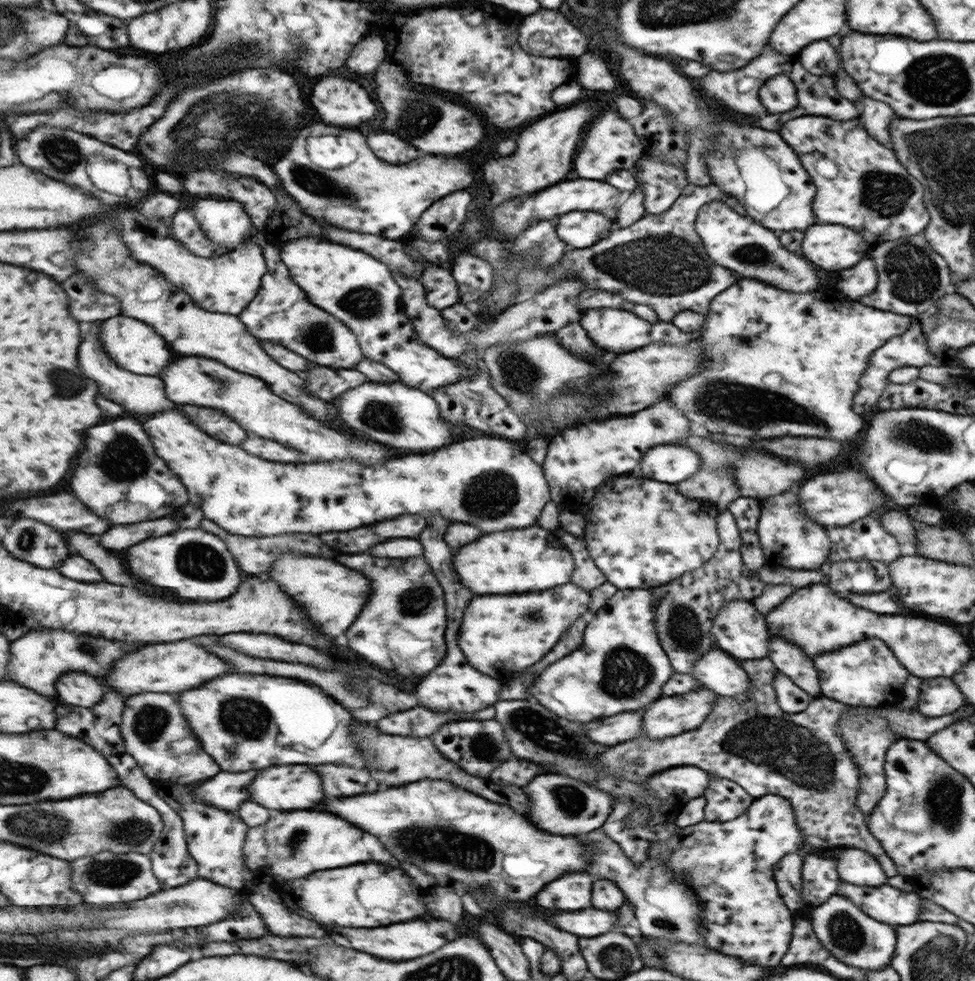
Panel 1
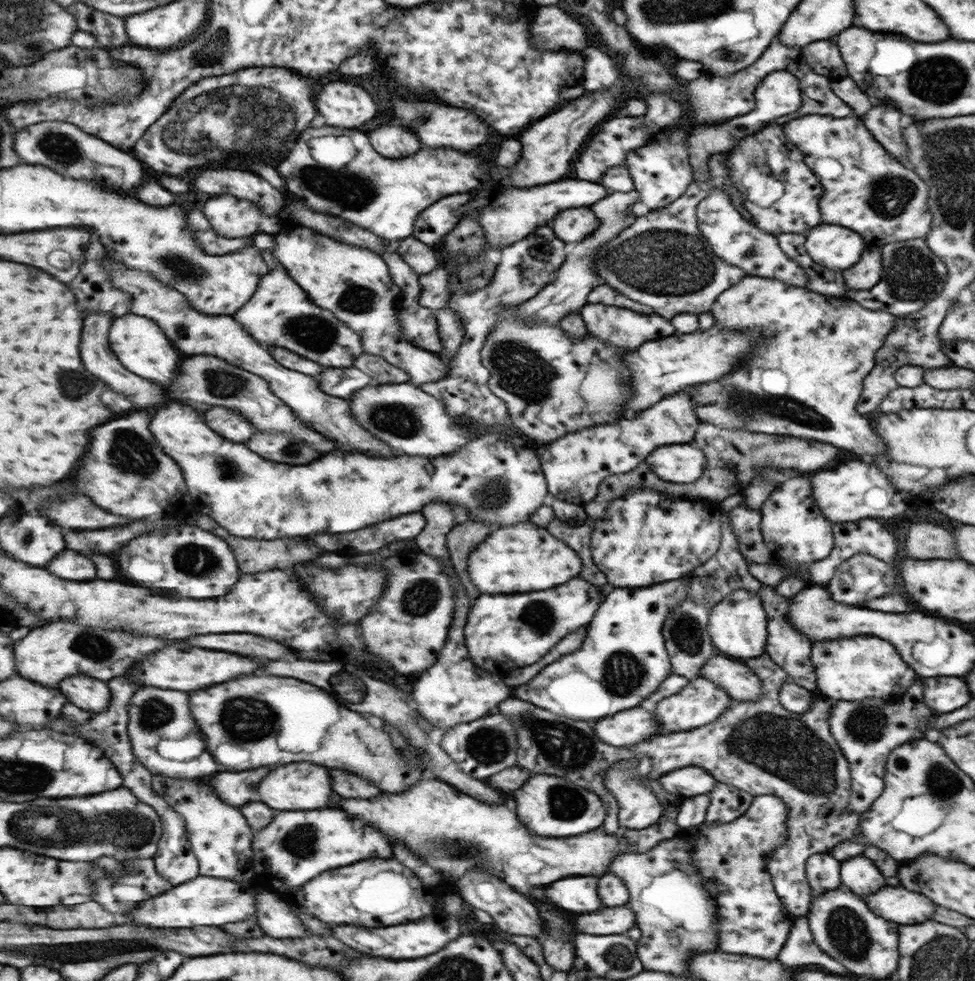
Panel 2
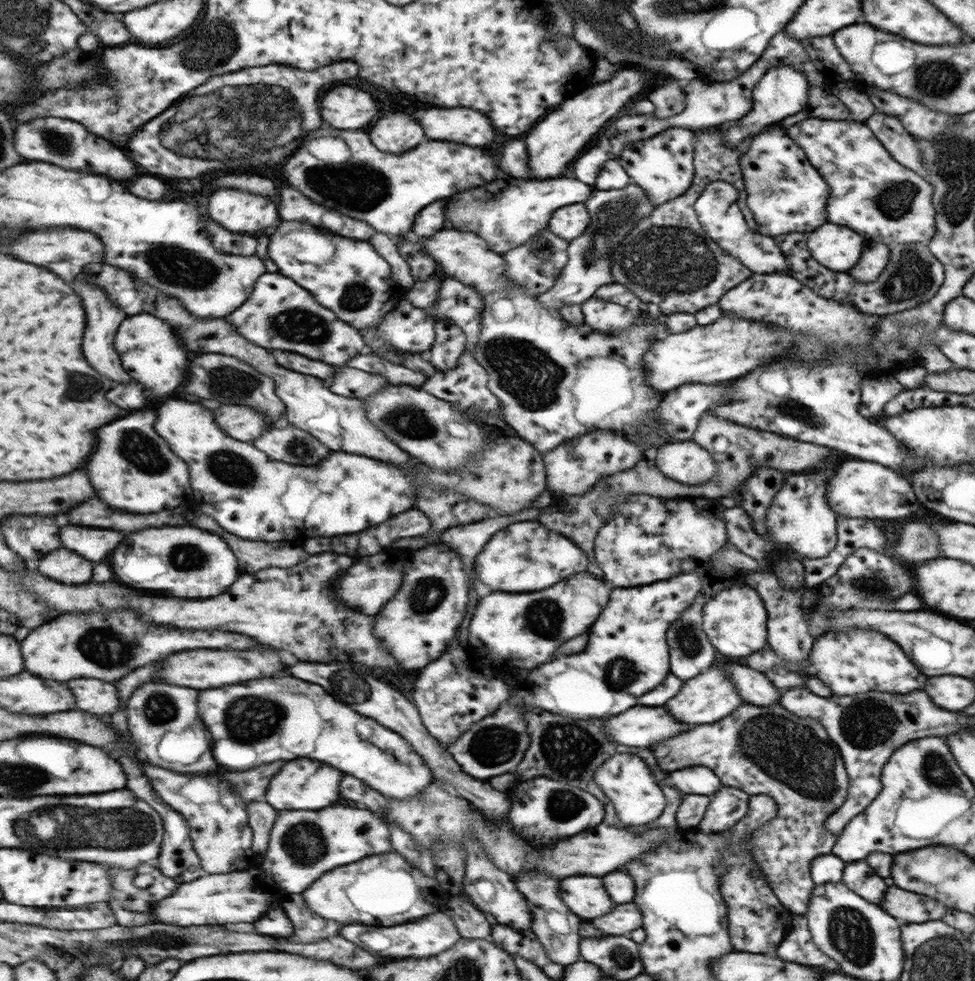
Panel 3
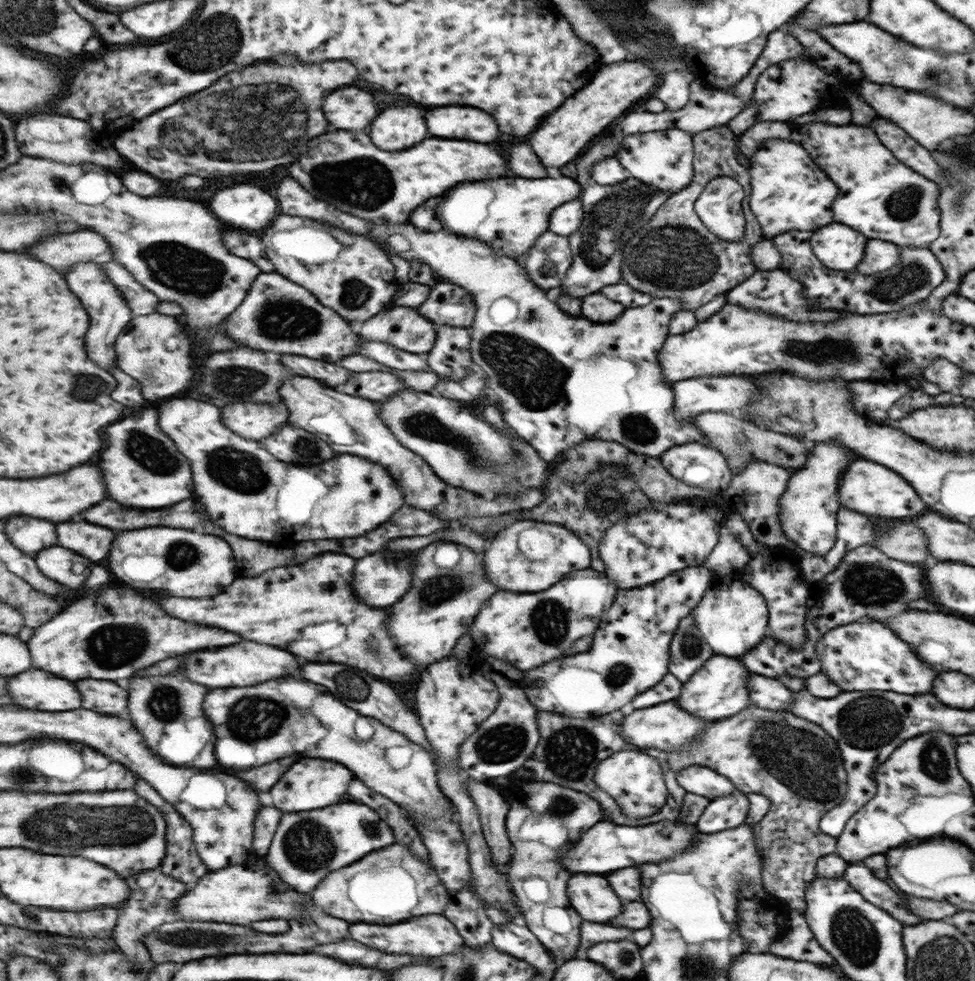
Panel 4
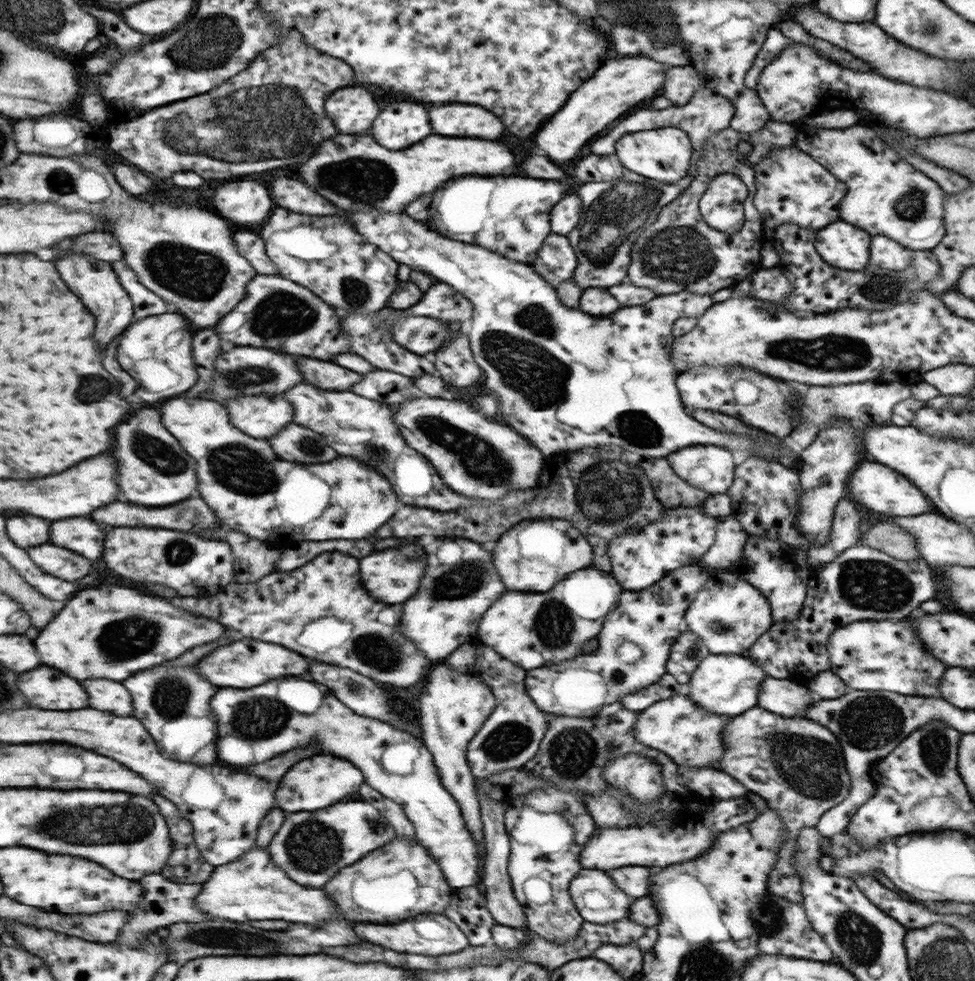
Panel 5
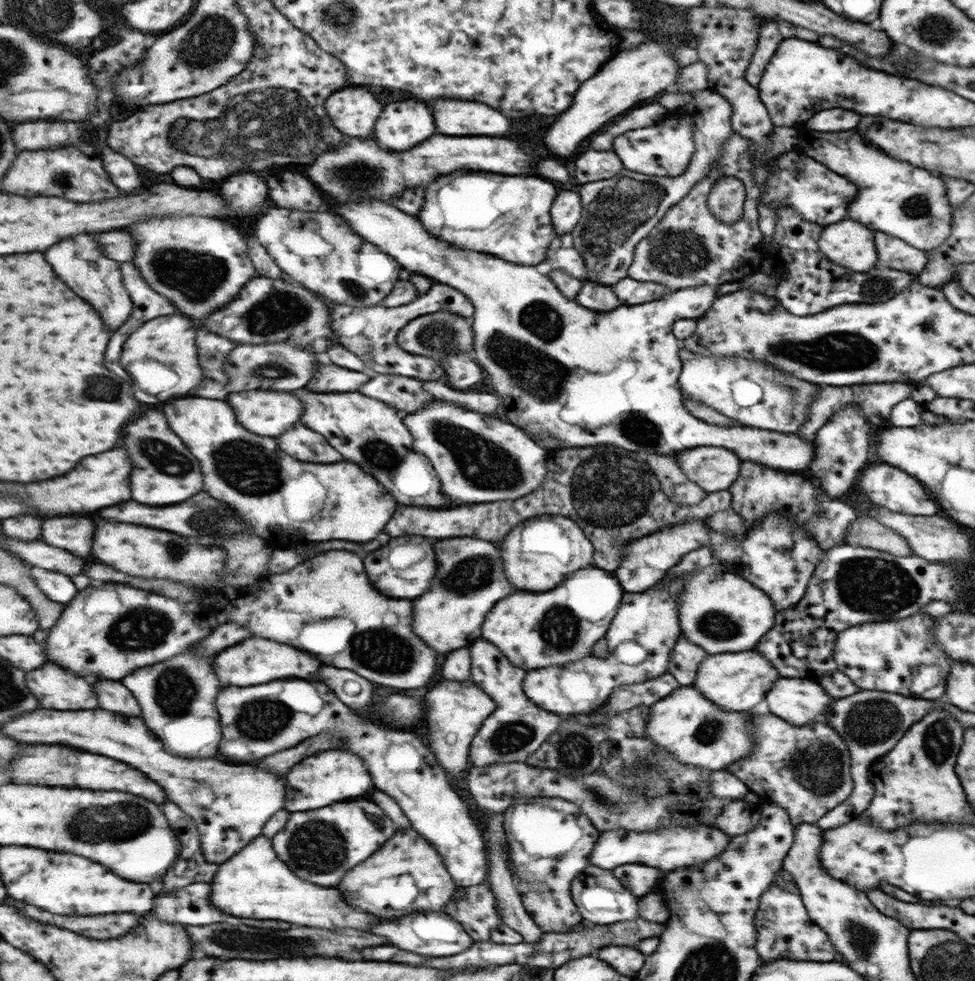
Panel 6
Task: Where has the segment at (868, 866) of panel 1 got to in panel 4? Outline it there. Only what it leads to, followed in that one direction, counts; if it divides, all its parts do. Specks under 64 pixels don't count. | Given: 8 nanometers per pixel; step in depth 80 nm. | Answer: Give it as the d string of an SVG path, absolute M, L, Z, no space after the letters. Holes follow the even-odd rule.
M864 862L861 866L855 863L848 864L841 878L846 880L847 884L867 902L884 910L901 924L913 926L921 922L917 916L907 912L908 908L905 908L902 900L895 896L894 890L890 889L881 879L875 878Z

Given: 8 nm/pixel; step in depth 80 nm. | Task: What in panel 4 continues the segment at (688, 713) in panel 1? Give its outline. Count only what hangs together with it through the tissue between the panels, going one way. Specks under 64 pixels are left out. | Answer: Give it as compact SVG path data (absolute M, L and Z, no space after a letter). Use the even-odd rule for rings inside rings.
M712 654L687 682L682 683L682 692L675 699L691 716L697 716L709 723L737 715L751 706L746 681L751 678L751 670L735 657Z

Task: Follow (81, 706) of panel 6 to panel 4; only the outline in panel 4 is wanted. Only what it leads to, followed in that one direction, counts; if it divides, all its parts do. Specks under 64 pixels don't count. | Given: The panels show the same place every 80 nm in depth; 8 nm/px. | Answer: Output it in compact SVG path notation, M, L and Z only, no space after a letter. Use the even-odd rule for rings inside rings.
M27 670L11 678L15 704L29 710L65 712L83 706L83 696L71 680L57 678L43 670Z

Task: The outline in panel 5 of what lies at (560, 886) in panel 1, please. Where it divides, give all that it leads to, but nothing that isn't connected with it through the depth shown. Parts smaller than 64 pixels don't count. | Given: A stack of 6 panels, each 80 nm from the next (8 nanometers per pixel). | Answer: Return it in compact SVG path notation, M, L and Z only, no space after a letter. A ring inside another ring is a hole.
M581 868L569 882L569 896L583 921L609 924L629 916L634 899L625 896L609 876L605 871Z

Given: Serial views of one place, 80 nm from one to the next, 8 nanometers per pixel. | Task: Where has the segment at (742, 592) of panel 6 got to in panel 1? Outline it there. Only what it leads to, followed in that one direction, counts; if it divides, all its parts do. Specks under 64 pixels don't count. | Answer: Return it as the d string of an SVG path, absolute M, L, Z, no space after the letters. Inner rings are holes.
M737 599L721 608L715 615L711 634L717 648L735 660L763 659L769 651L771 634L766 627L765 616L751 605L751 601Z

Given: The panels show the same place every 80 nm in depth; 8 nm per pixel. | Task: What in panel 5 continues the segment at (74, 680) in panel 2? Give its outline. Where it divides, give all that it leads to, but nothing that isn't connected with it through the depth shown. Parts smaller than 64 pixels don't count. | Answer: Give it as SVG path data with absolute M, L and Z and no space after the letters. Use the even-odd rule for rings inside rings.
M103 678L83 682L91 696L91 708L97 708L101 712L113 712L115 716L133 716L133 698L123 684Z

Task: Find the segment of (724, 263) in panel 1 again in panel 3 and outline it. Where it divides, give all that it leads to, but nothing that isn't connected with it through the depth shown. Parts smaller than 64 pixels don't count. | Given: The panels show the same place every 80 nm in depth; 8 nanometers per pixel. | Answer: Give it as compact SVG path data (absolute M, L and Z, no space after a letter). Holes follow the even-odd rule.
M720 177L718 180L712 180L703 188L702 195L693 204L693 210L697 213L698 220L702 228L705 229L707 236L723 252L734 256L743 266L750 269L755 274L789 274L790 264L787 262L778 243L770 236L763 236L759 232L750 231L735 201L739 197L737 188L731 186L727 181Z

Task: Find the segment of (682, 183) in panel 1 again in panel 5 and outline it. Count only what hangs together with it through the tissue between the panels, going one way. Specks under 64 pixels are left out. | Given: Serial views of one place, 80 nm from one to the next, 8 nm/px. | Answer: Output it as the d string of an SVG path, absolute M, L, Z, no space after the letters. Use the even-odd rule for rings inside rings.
M675 127L625 134L614 144L614 155L628 173L658 180L671 185L688 176L693 155L693 142L682 129Z

